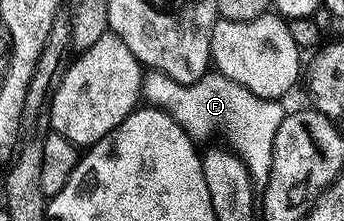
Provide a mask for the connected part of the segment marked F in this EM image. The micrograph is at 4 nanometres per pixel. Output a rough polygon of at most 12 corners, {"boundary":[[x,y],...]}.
{"boundary":[[147,70],[142,93],[201,141],[223,135],[266,186],[279,100],[207,73]]}

